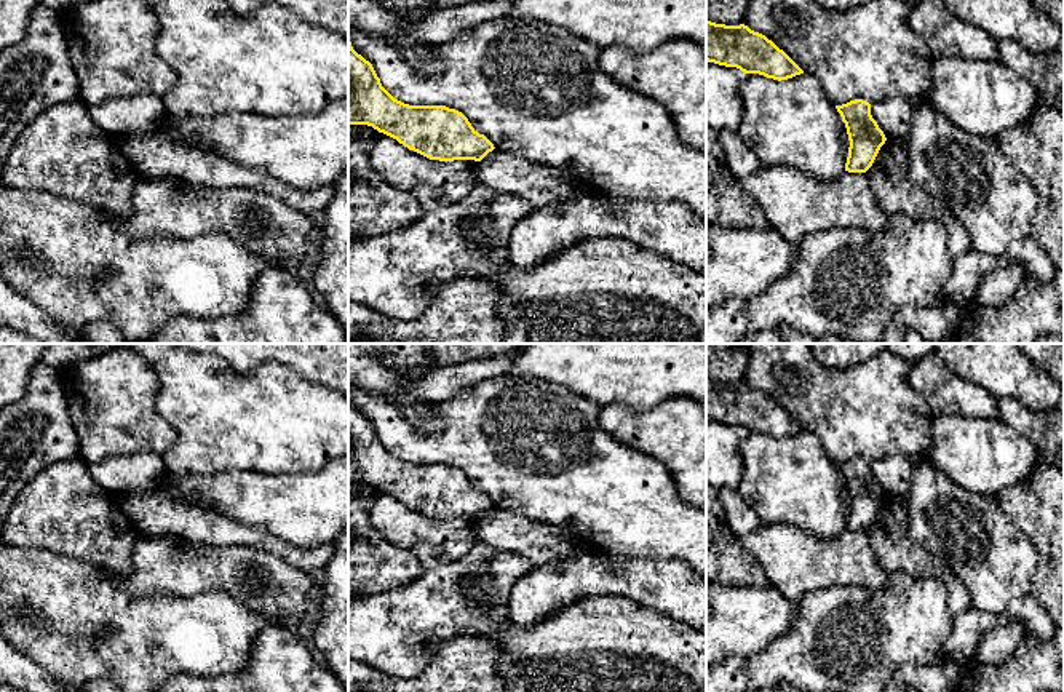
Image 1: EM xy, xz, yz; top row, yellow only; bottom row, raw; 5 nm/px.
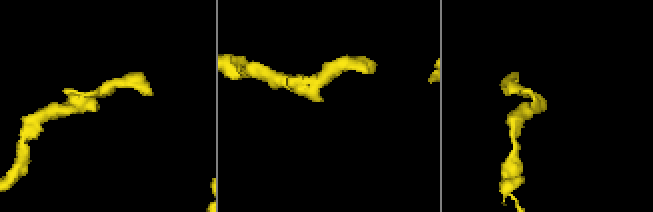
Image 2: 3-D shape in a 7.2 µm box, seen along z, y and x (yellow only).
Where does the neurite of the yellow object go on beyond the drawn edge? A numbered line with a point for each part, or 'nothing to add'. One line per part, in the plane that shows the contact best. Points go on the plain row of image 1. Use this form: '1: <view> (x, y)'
nothing to add

